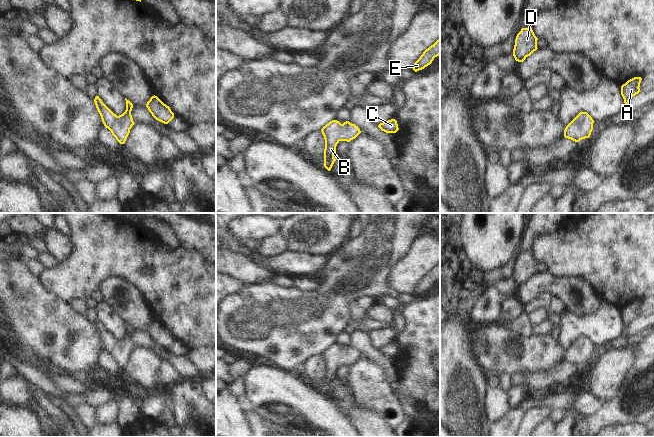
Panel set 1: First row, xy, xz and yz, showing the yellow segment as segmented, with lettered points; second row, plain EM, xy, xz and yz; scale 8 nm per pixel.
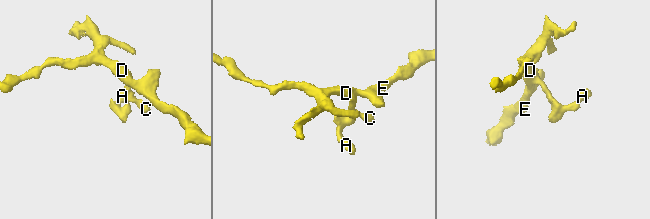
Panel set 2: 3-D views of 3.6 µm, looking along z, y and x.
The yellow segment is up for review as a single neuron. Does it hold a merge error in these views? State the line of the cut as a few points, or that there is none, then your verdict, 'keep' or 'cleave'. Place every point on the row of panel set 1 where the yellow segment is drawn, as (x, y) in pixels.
no cut | keep

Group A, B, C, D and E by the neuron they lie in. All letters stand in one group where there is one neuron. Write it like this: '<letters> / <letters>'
A B C D E

